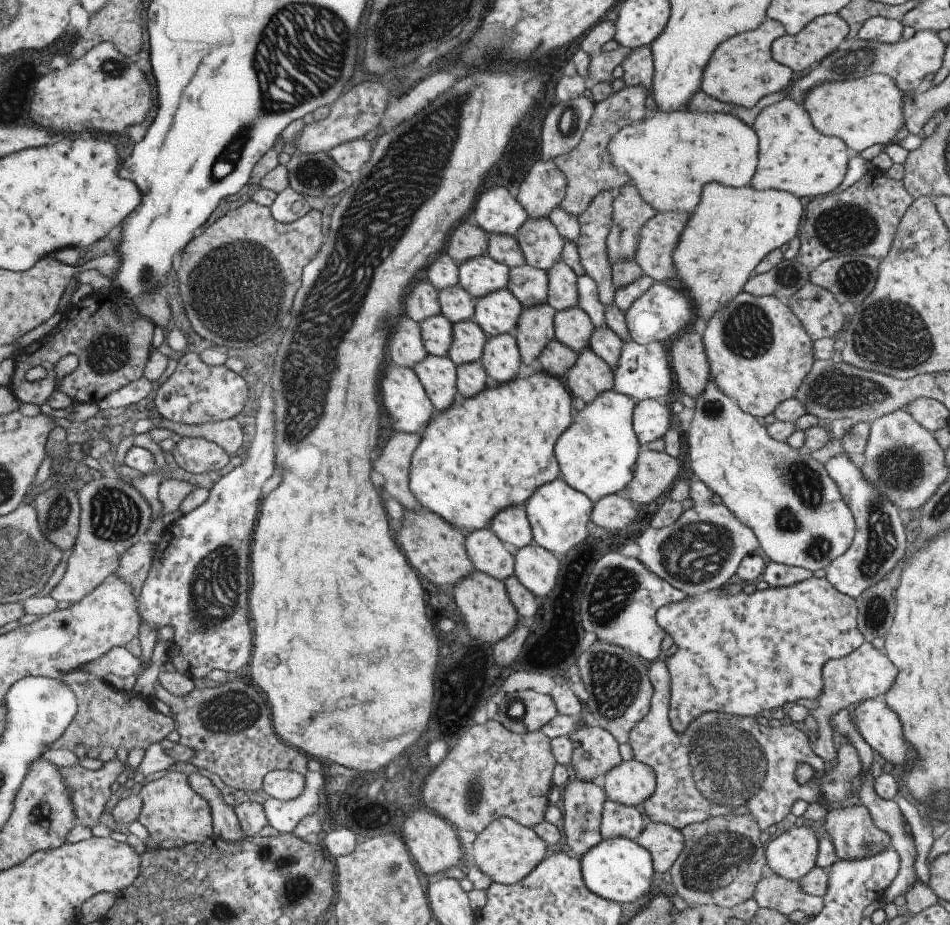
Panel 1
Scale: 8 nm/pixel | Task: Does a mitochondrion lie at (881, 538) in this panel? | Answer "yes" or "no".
yes

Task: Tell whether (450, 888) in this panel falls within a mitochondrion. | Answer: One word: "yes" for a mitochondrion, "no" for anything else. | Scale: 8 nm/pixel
no

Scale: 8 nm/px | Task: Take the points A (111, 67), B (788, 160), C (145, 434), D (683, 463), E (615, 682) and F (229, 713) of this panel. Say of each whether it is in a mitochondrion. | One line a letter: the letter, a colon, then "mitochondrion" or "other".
A: mitochondrion
B: other
C: other
D: other
E: mitochondrion
F: mitochondrion

